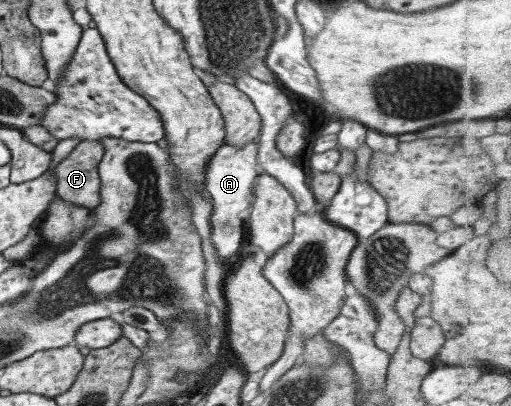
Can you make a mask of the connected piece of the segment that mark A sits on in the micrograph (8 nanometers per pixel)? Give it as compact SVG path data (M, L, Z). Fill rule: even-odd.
M251 141L245 145L222 144L209 158L203 171L203 191L209 196L211 214L209 215L210 241L216 251L219 262L228 270L230 257L239 254L245 241L245 219L251 204L248 201L250 186L254 177L261 172L257 164L258 142Z

